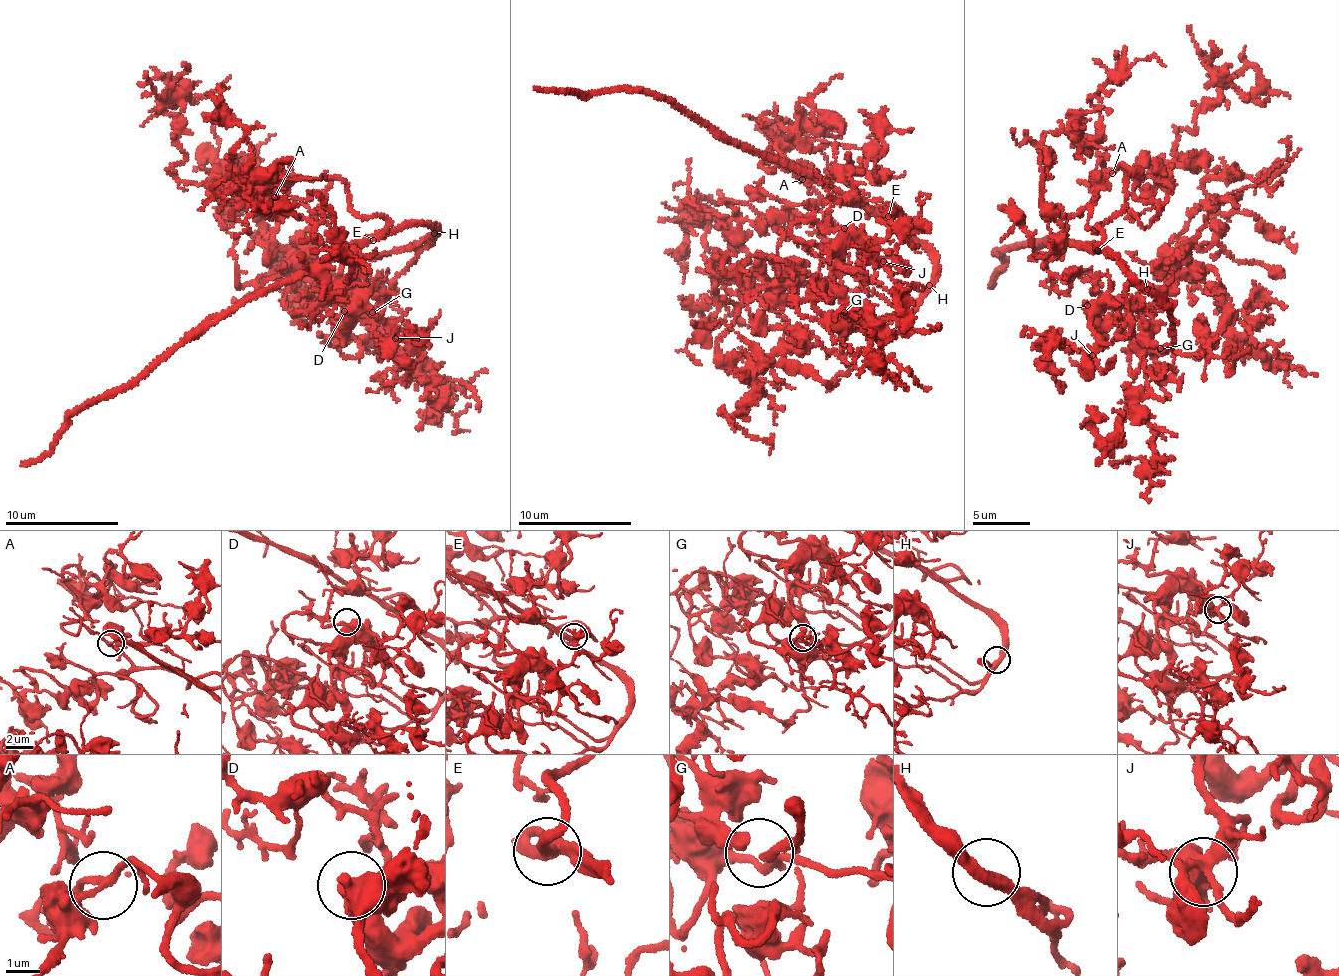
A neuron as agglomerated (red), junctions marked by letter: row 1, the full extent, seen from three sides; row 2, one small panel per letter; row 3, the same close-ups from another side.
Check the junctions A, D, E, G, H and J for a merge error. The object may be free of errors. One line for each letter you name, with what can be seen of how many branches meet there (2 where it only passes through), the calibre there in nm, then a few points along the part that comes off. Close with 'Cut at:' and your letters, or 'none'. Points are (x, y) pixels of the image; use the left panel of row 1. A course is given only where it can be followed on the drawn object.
Cut at: none

